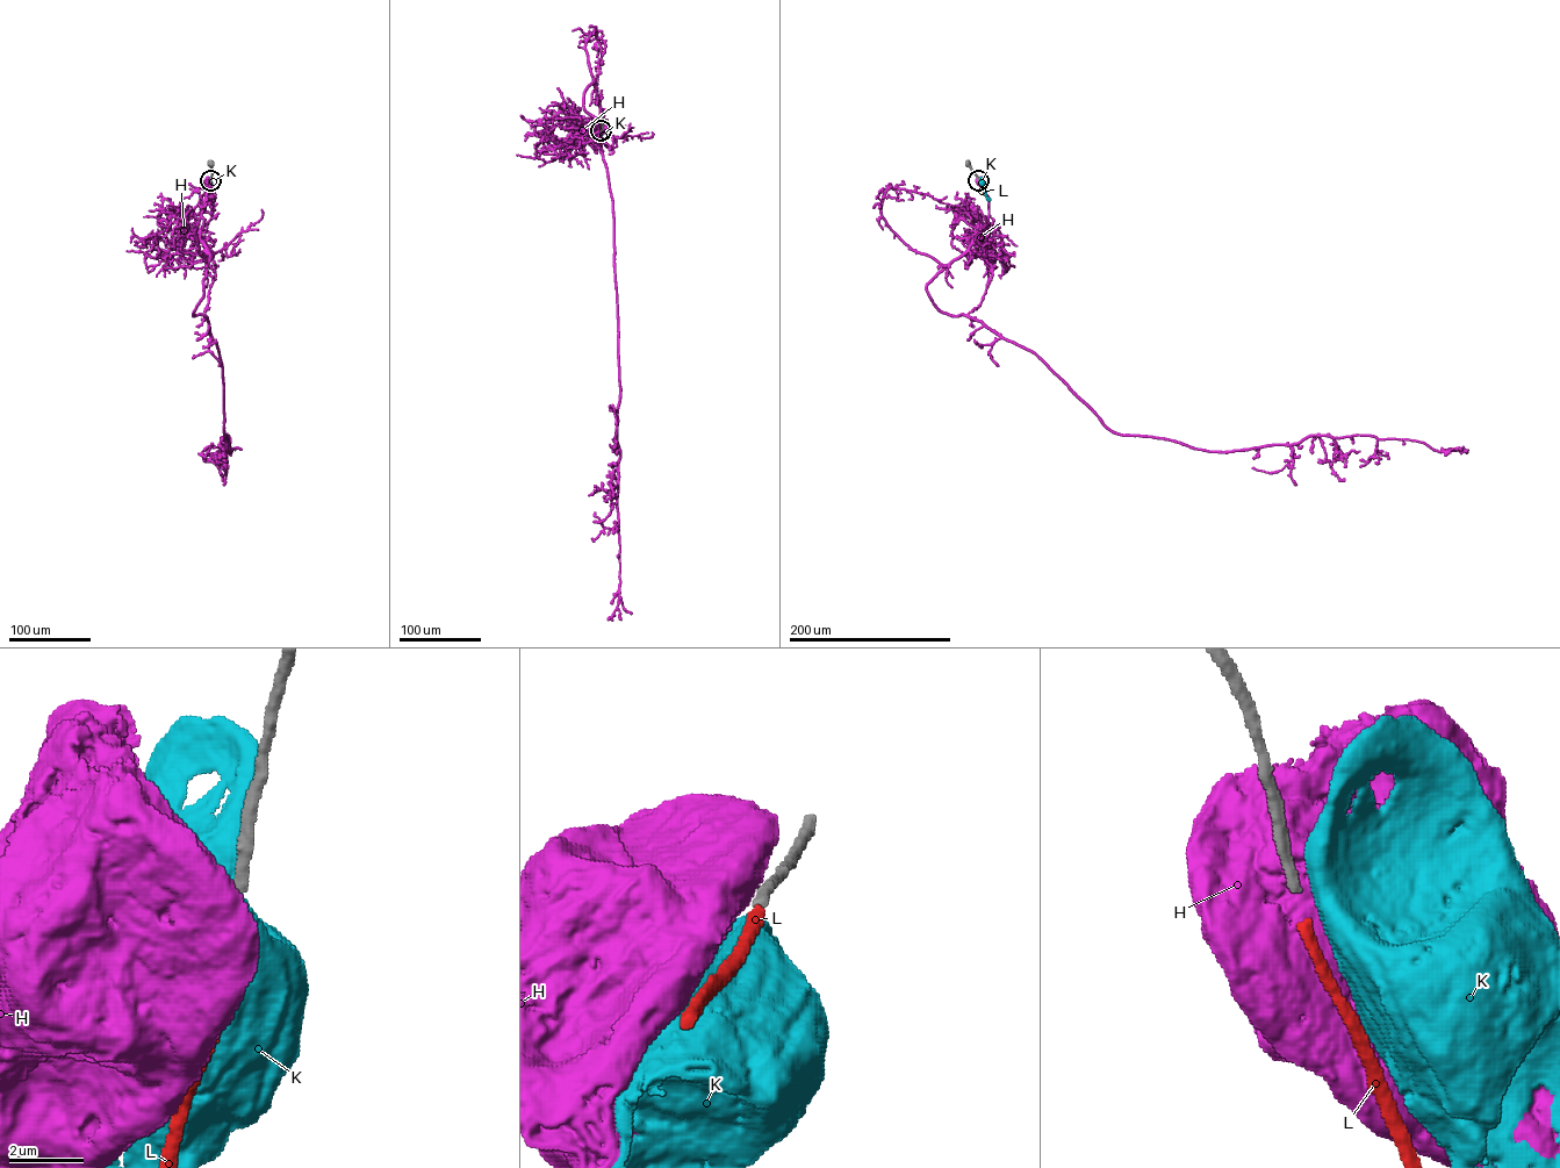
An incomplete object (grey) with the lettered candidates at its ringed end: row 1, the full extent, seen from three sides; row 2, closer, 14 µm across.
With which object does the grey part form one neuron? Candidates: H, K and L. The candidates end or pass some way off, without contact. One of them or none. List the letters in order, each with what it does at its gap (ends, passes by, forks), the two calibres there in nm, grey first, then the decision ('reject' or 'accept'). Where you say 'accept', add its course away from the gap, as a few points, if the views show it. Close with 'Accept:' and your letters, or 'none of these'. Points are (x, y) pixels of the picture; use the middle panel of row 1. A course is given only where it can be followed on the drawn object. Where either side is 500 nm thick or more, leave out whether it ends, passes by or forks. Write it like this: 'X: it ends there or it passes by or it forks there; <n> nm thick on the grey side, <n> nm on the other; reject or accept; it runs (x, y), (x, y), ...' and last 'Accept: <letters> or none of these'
H: 280 nm thick on the grey side, 900 nm on the other; reject
K: 280 nm thick on the grey side, 900 nm on the other; reject
L: it ends there; 280 nm thick on the grey side, 320 nm on the other; accept
Accept: L

